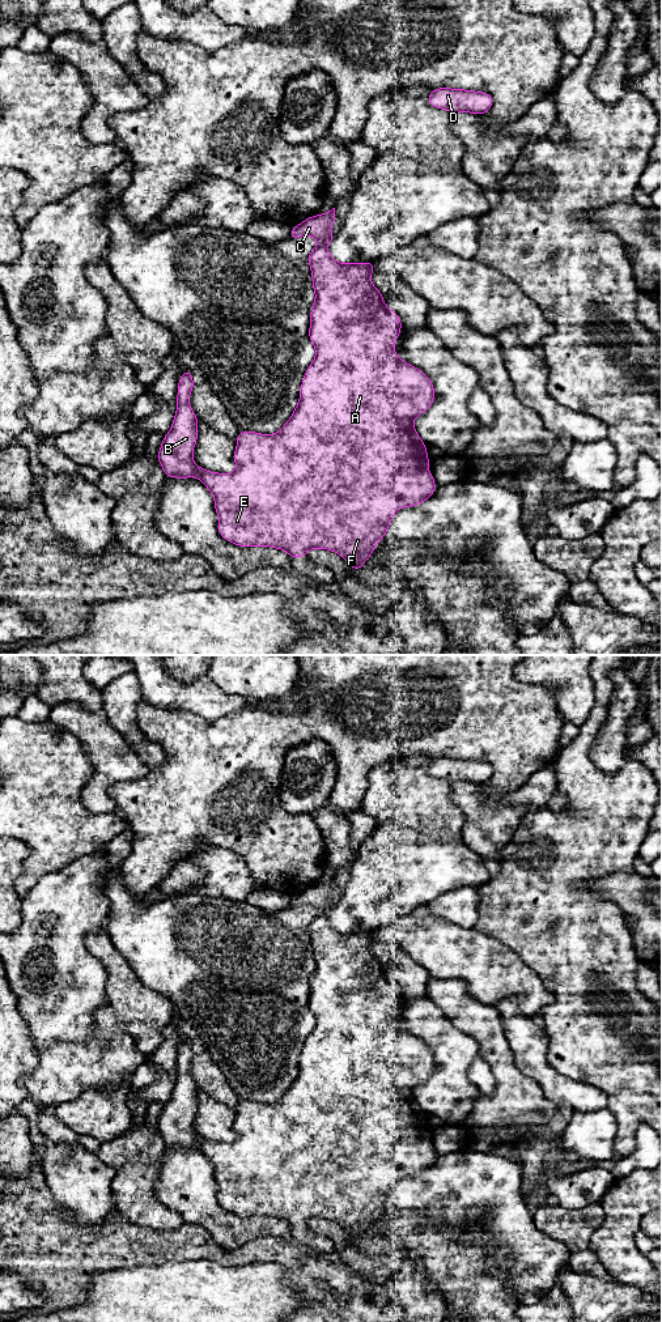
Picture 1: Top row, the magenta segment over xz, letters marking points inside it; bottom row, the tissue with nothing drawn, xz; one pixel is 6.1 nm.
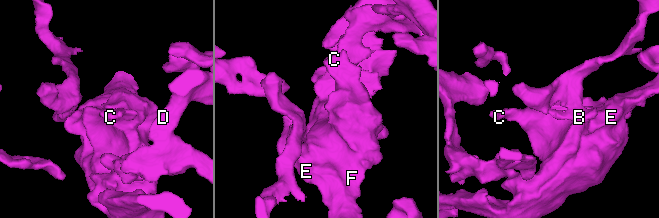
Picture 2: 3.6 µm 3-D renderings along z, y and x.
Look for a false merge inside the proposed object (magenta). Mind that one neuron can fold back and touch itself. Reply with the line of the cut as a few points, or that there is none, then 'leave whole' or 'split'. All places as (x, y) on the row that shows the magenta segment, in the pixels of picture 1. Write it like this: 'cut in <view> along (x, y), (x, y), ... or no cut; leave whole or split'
cut in xz along (198, 467), (195, 476); split

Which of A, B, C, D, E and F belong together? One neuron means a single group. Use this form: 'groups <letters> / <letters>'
groups A C E F / B D

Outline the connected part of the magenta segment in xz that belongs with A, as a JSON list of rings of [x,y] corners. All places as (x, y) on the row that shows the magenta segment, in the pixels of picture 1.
[[[332,208],[331,211],[328,211],[326,213],[307,217],[301,224],[293,226],[290,233],[289,233],[289,235],[288,235],[292,239],[296,239],[296,238],[300,238],[300,237],[314,237],[314,238],[318,239],[317,246],[313,248],[313,251],[307,256],[307,263],[309,263],[309,267],[311,269],[313,289],[314,289],[314,293],[315,293],[315,301],[314,301],[314,303],[311,306],[311,310],[310,310],[309,339],[310,339],[311,344],[315,347],[315,357],[314,357],[313,362],[309,365],[309,367],[306,369],[306,371],[305,371],[305,375],[304,375],[304,379],[302,379],[302,383],[301,383],[301,388],[300,388],[300,399],[298,399],[297,407],[294,408],[294,411],[293,411],[292,416],[289,417],[289,420],[275,434],[262,434],[262,433],[256,433],[256,432],[239,432],[238,433],[238,435],[235,438],[237,439],[237,447],[235,447],[235,451],[234,451],[234,455],[233,455],[233,460],[237,464],[234,472],[232,472],[232,473],[218,473],[218,472],[211,472],[211,471],[207,471],[207,469],[204,469],[201,467],[198,467],[196,477],[213,494],[213,500],[215,500],[213,506],[215,506],[215,510],[216,510],[216,513],[218,515],[217,531],[229,543],[232,543],[234,545],[239,545],[239,547],[270,547],[270,548],[276,548],[276,549],[285,551],[293,558],[302,558],[313,548],[327,549],[327,551],[335,552],[339,556],[341,556],[348,562],[348,565],[357,571],[366,562],[366,560],[373,554],[375,545],[386,536],[387,528],[390,526],[390,522],[391,522],[394,514],[399,509],[402,509],[402,507],[411,507],[411,506],[416,506],[416,505],[423,503],[429,497],[432,497],[433,493],[436,492],[437,486],[436,486],[436,483],[434,483],[434,477],[433,477],[432,472],[429,472],[427,469],[428,466],[429,466],[429,456],[428,456],[428,451],[427,451],[425,443],[419,437],[419,434],[416,433],[416,429],[413,426],[413,420],[430,408],[430,405],[432,405],[432,403],[433,403],[433,400],[436,398],[436,394],[434,394],[436,390],[434,390],[430,379],[428,378],[428,375],[425,373],[423,373],[420,369],[407,364],[404,360],[402,360],[395,353],[395,349],[394,349],[392,344],[398,340],[398,337],[400,335],[402,320],[400,320],[400,318],[399,318],[399,315],[396,313],[394,313],[392,310],[390,310],[386,306],[382,293],[374,286],[374,284],[370,280],[370,276],[374,272],[373,262],[349,263],[349,264],[348,263],[339,263],[328,254],[328,243],[336,235],[336,234],[331,233],[334,221],[335,221],[335,208]]]

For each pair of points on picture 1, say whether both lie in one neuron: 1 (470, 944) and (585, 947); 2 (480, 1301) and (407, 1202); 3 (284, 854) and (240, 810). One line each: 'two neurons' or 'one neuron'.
1: two neurons
2: two neurons
3: one neuron

